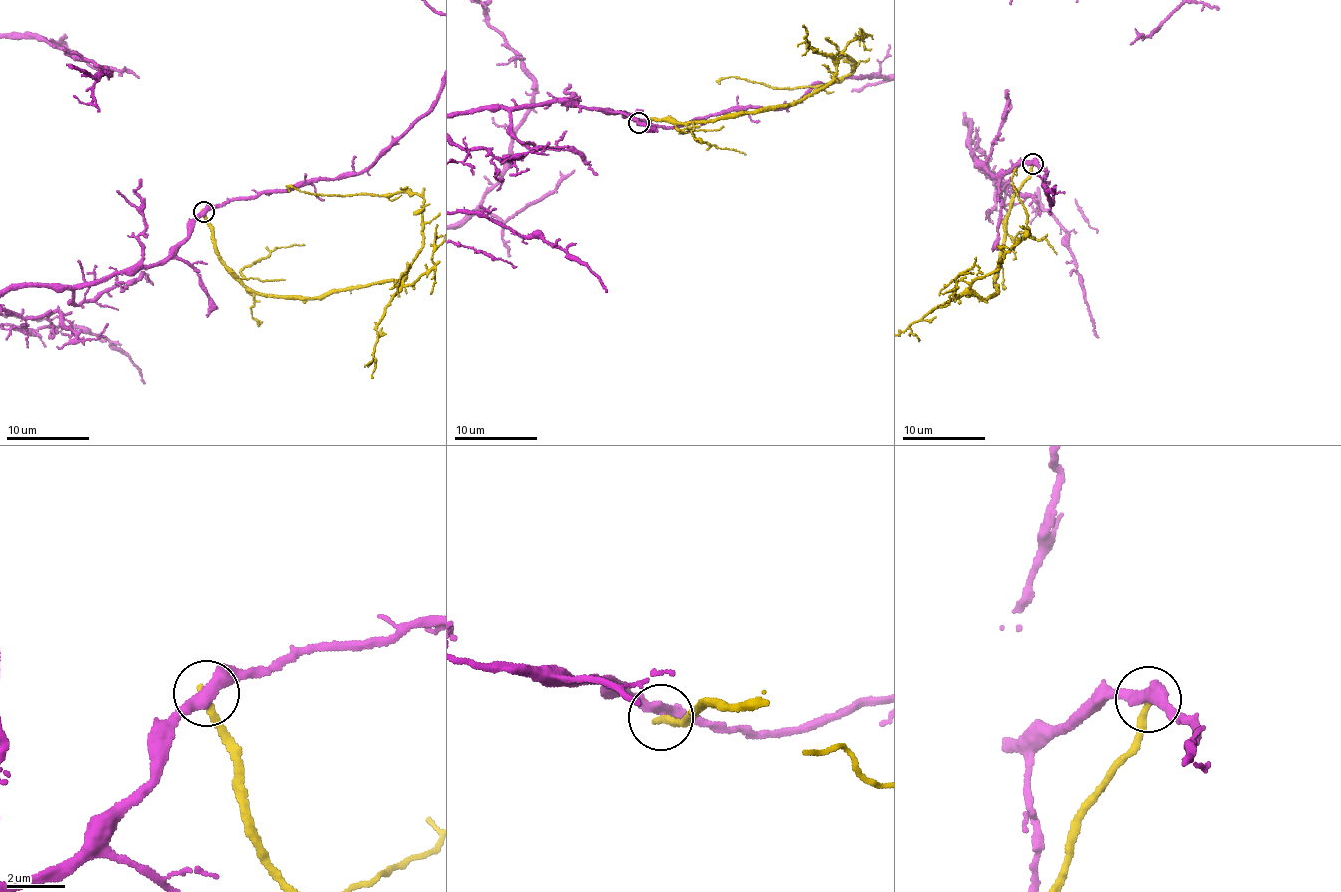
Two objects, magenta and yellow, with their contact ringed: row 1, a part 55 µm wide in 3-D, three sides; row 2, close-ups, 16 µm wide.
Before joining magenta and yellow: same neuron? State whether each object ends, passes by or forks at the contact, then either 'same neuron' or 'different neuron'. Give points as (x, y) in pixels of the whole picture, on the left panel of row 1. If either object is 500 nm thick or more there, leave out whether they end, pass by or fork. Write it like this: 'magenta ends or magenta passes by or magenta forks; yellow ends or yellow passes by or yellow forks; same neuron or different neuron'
magenta passes by; yellow ends; different neuron

